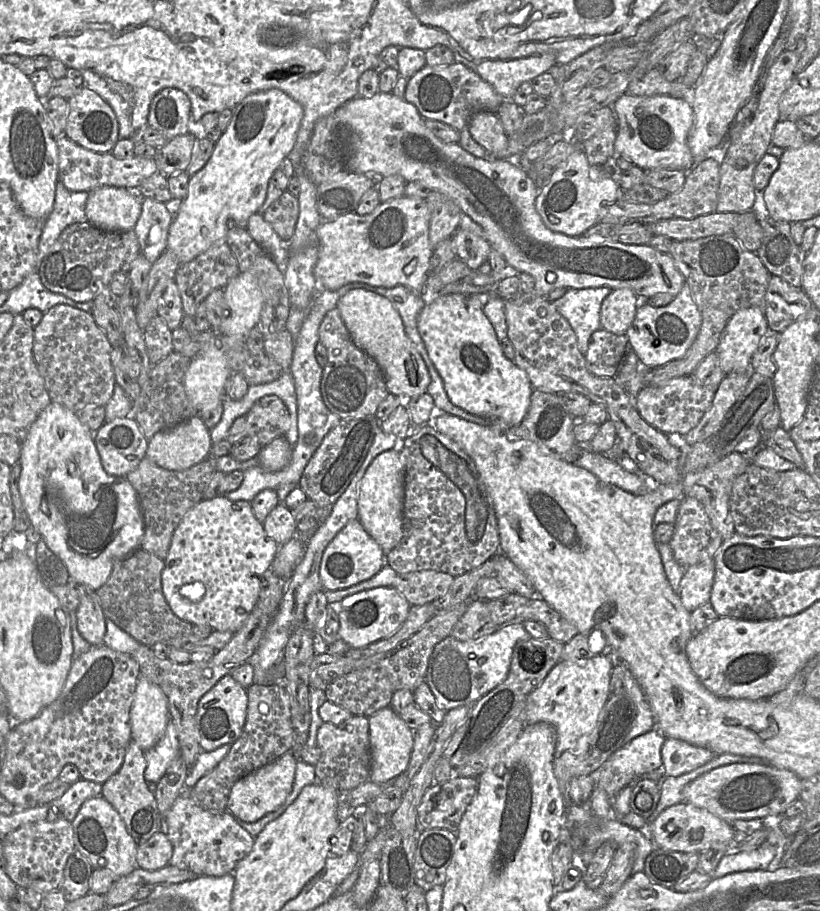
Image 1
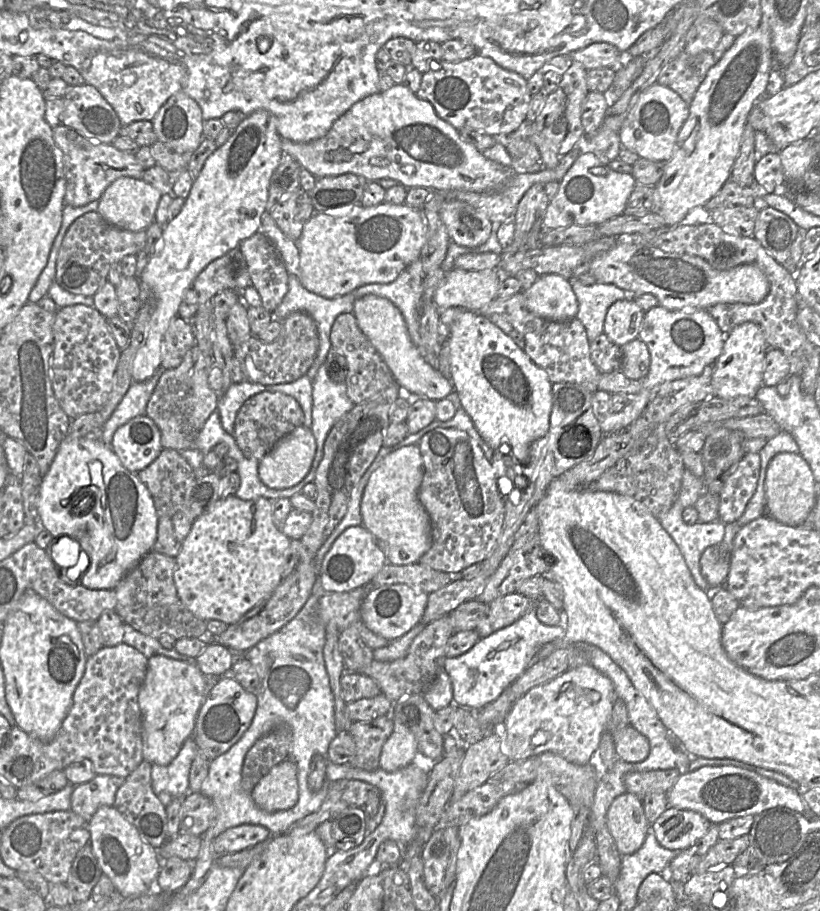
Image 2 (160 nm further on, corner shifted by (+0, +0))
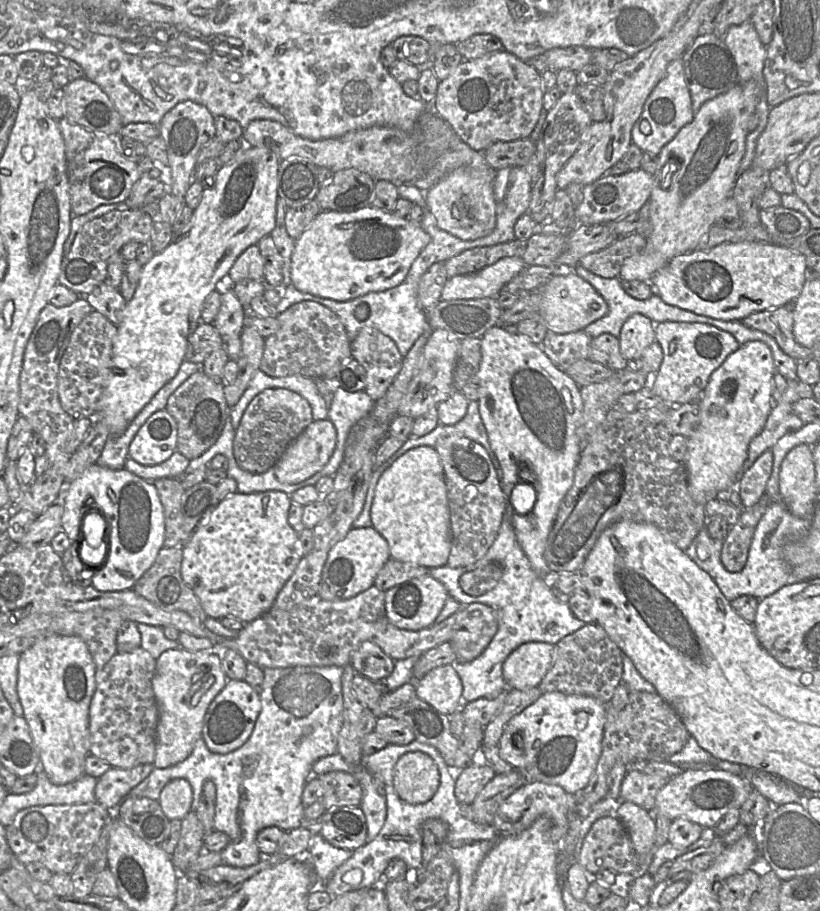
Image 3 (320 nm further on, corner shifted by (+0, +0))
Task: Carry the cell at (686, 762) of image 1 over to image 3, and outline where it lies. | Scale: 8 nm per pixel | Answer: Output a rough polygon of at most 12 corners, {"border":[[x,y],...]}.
{"border":[[628,768],[620,801],[652,812],[657,793],[671,778]]}

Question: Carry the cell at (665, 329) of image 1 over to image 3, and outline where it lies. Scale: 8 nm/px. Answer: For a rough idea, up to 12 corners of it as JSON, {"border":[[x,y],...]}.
{"border":[[655,324],[663,404],[698,401],[741,346],[709,324]]}

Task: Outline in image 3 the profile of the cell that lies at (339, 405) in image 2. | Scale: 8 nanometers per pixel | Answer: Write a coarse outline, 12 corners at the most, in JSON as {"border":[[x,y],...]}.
{"border":[[340,387],[329,401],[327,419],[337,431],[328,463],[303,481],[315,485],[335,475],[350,428],[374,403],[364,390]]}

